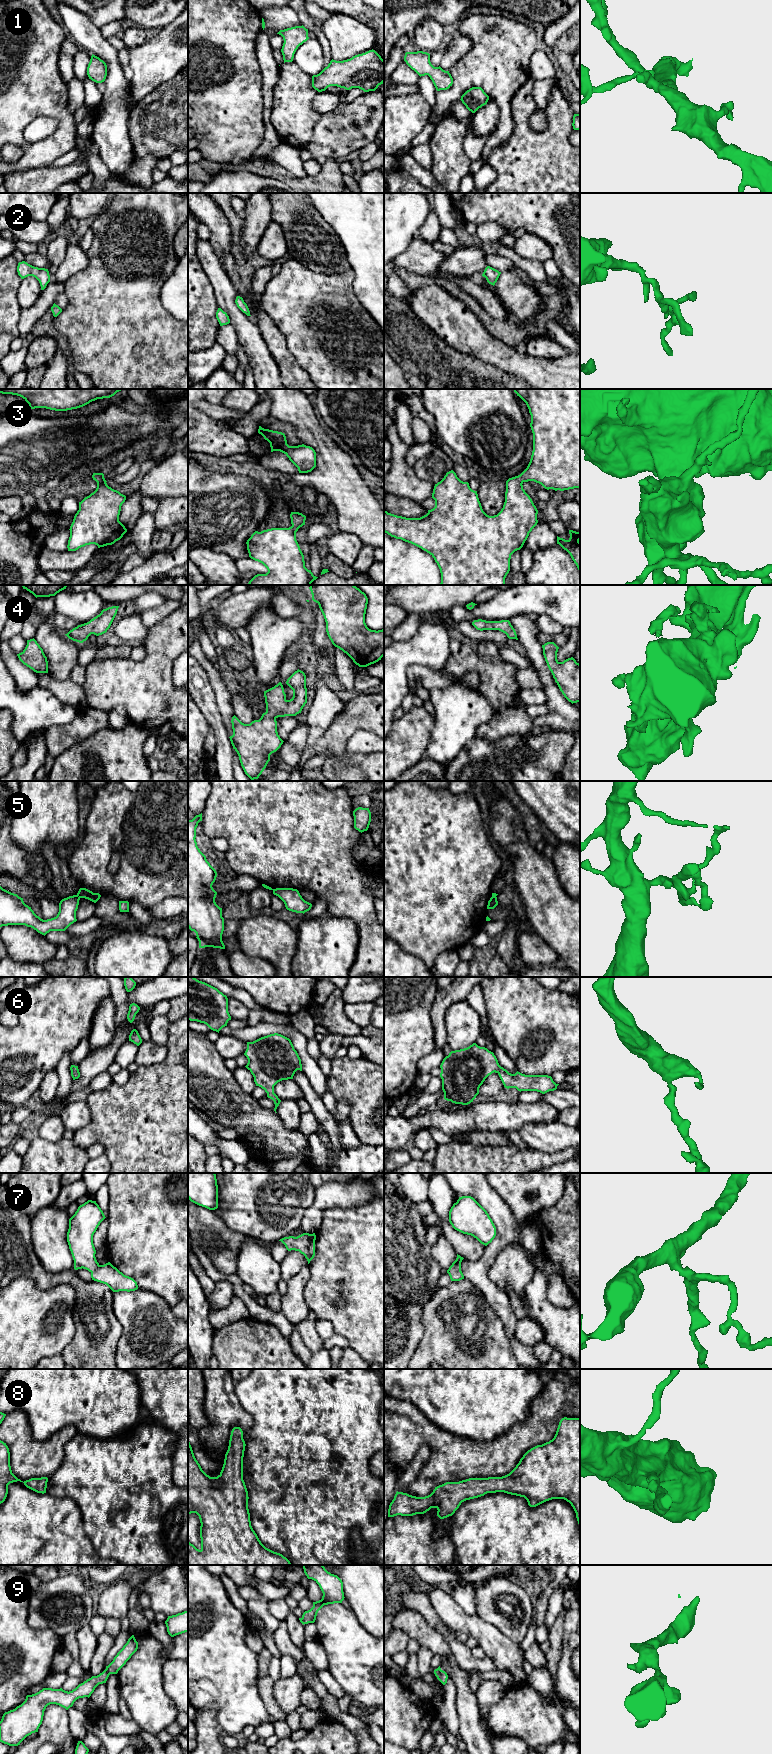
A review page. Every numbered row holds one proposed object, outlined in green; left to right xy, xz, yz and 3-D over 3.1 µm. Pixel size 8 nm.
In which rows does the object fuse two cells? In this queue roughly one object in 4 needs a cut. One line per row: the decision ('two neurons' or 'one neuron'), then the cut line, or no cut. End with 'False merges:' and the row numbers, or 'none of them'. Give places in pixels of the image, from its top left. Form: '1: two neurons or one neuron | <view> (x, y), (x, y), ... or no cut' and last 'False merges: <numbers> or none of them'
1: one neuron | no cut
2: one neuron | no cut
3: one neuron | no cut
4: one neuron | no cut
5: two neurons | xy (76, 895), (79, 898)
6: one neuron | no cut
7: one neuron | no cut
8: one neuron | no cut
9: one neuron | no cut
False merges: 5

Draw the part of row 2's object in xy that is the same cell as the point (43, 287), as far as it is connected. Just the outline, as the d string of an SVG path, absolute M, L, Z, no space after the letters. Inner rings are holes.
M25 261L18 263L17 272L21 279L24 279L28 276L35 277L40 283L41 290L44 290L47 284L50 282L48 269L34 267Z

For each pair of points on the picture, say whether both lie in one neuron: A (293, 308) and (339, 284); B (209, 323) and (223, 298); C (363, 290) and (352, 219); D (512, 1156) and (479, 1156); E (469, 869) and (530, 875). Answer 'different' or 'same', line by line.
A: same
B: different
C: same
D: same
E: different

